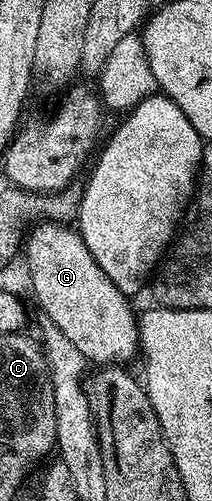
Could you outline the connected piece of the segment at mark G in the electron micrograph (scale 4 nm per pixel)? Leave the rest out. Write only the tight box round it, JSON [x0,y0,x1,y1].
[22,222,140,364]

